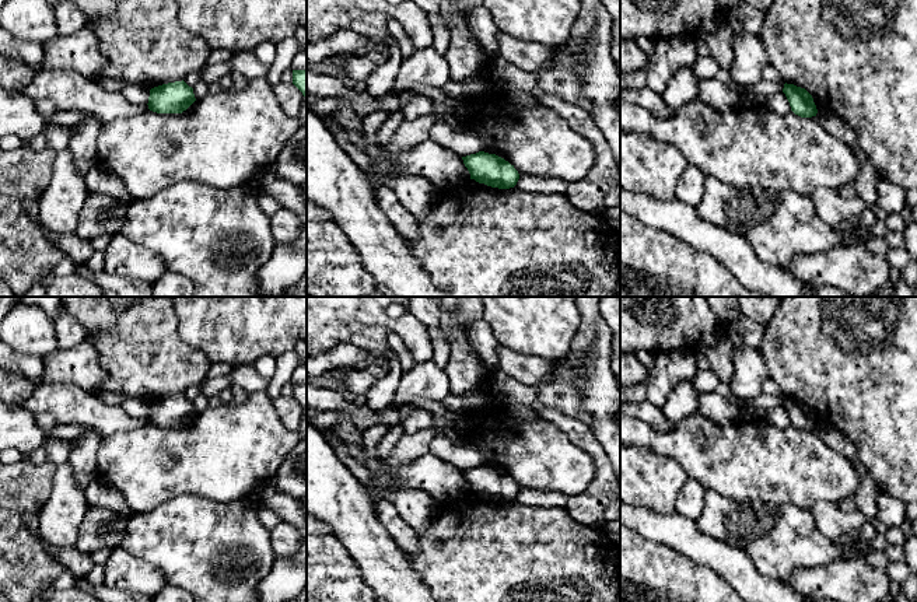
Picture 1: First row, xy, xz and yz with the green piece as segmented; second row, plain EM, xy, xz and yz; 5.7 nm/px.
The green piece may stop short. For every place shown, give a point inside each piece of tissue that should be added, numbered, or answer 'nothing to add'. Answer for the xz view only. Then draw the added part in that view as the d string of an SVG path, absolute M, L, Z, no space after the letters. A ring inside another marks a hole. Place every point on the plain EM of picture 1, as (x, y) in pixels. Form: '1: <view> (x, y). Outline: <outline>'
nothing to add

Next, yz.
nothing to add

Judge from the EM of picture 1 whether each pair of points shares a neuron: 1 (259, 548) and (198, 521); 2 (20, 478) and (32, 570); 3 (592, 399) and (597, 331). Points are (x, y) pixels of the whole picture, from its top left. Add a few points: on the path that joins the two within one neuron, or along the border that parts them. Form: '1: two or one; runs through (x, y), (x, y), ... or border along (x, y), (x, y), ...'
1: one; runs through (244, 542), (217, 541), (213, 536)
2: one; runs through (14, 500), (14, 548)
3: one; runs through (597, 382), (597, 347)

